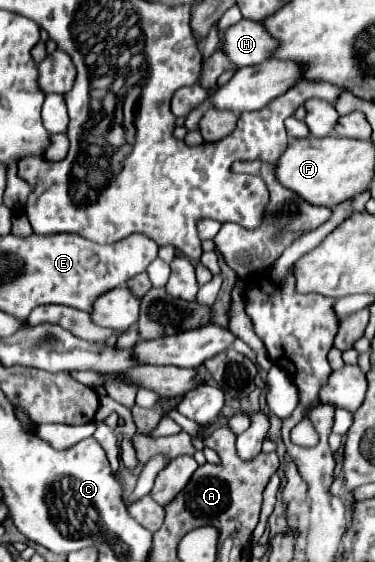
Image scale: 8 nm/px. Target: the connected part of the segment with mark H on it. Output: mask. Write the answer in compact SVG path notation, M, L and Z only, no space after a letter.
M240 19L236 25L226 29L220 51L230 59L232 65L236 65L236 69L242 69L266 61L268 47L272 47L268 31L264 31L256 21Z

